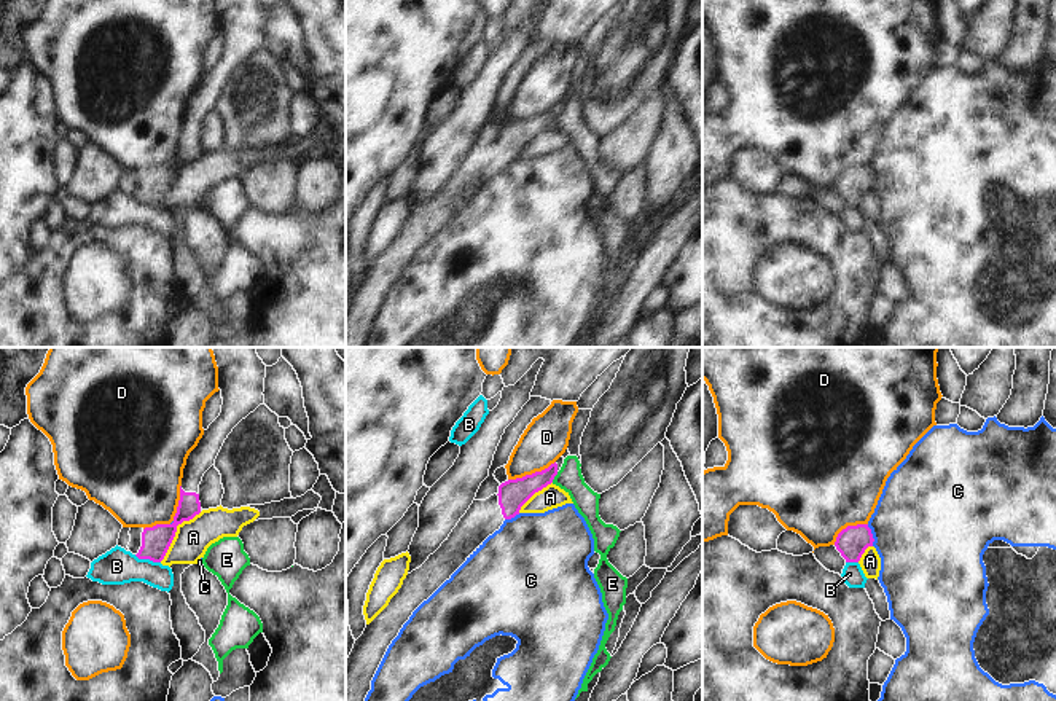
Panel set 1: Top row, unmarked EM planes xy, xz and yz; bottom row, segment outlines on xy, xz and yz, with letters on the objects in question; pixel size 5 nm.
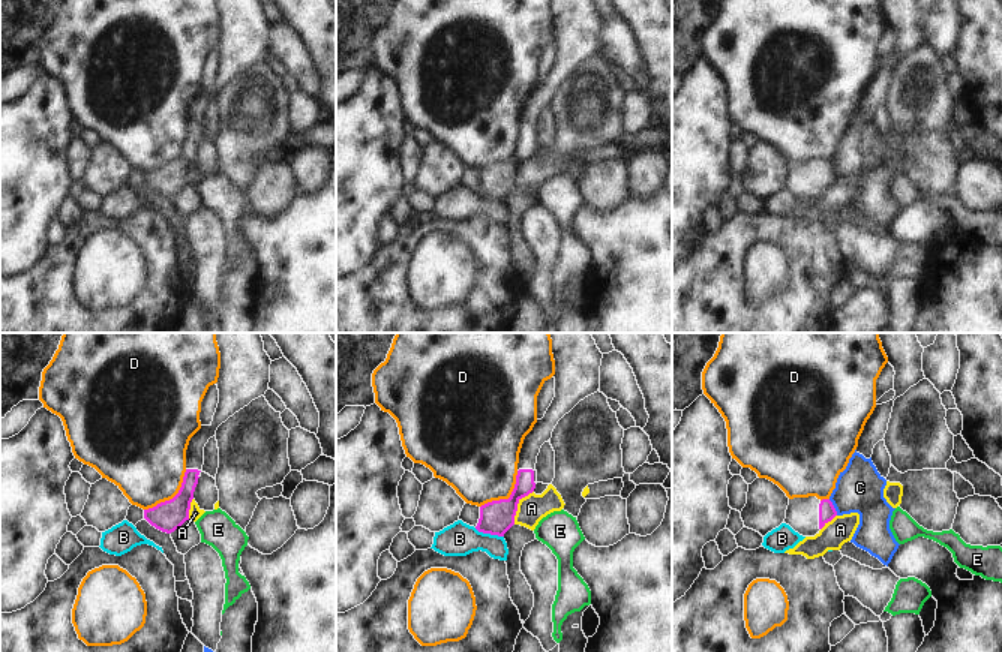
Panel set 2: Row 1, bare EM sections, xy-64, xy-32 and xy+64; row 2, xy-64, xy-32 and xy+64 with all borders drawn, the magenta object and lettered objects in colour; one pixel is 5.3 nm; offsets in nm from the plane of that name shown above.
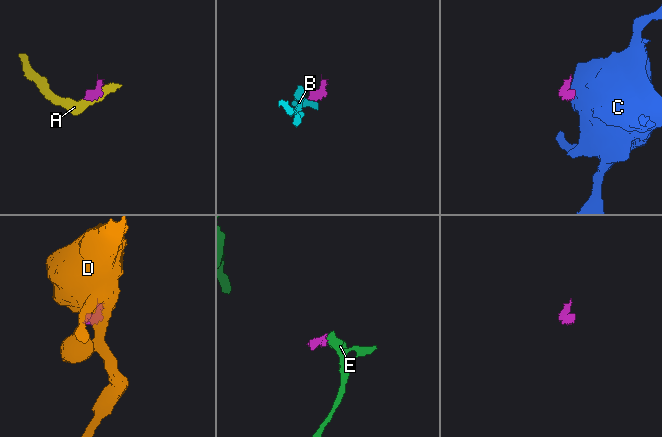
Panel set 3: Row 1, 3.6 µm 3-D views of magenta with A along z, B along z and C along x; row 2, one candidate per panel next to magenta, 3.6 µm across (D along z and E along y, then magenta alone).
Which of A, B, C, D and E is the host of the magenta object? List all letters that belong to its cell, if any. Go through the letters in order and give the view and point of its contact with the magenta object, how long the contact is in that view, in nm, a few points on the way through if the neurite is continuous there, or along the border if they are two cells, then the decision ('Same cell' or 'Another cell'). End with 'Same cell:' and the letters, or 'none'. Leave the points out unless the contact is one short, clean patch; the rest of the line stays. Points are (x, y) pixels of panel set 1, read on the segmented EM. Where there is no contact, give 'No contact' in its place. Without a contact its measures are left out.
A: Touches magenta at xy (176, 531). Shared border 340 nm. Boundary: xy (201, 512), (177, 526), (176, 536), (160, 561). Another cell
B: Touches magenta at xy (147, 558). Shared border 140 nm. Boundary: xy (134, 555), (160, 563). Another cell
C: Touches magenta at yz (872, 536). Shared border 120 nm. Boundary: yz (867, 524), (873, 545). Another cell
D: Touches magenta at xz (532, 473). Shared border 260 nm. Another cell
E: Touches magenta at xz (555, 475). Shared border 70 nm. Boundary: xz (558, 472), (551, 481). Another cell
Same cell: none

